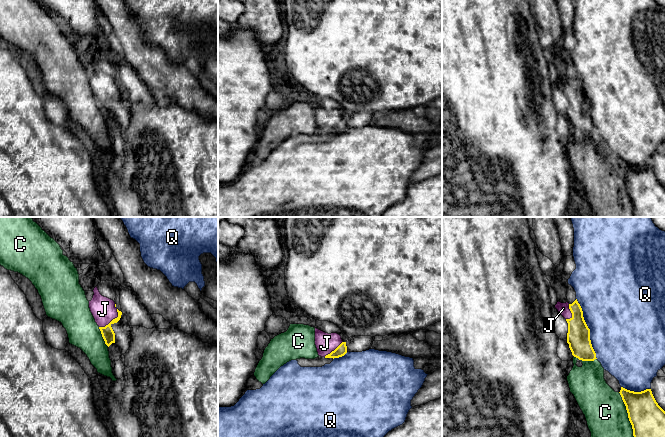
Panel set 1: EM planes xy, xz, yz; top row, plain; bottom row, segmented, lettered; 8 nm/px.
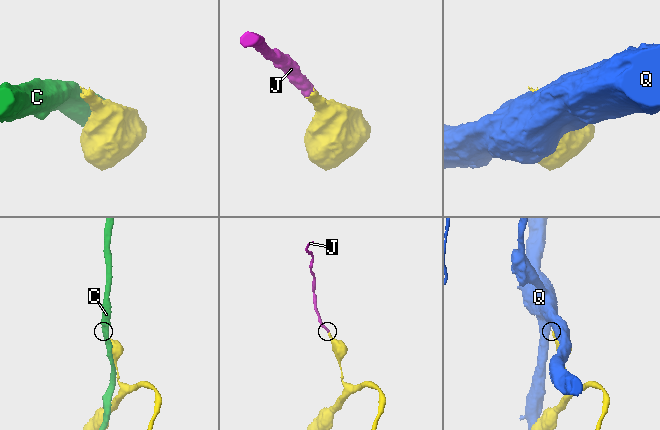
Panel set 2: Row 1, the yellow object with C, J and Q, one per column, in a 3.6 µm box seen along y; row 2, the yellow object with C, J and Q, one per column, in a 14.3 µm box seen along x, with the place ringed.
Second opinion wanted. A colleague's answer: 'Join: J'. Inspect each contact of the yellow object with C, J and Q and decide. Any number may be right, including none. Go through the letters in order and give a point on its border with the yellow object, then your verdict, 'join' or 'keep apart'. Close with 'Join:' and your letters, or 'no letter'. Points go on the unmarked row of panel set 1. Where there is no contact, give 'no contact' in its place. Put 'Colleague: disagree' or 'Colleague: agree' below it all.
C: yz (628, 192) | keep apart
J: xy (112, 96) | join
Q: yz (588, 104) | keep apart
Join: J
Colleague: agree

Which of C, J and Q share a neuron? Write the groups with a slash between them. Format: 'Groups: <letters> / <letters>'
Groups: C / J / Q

